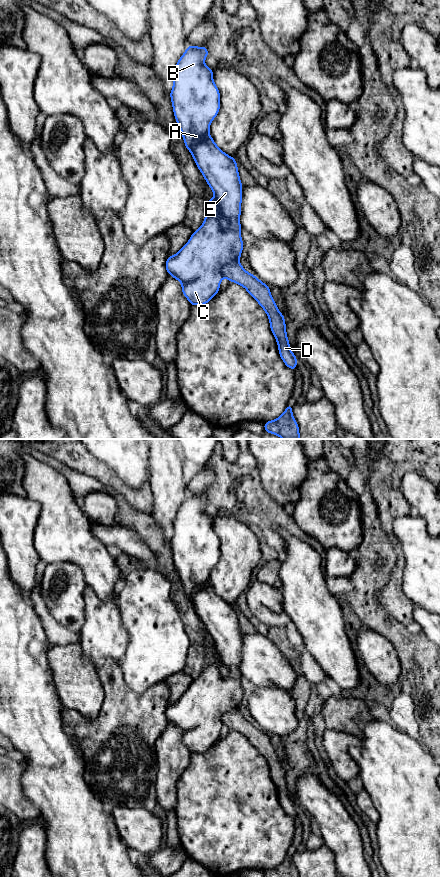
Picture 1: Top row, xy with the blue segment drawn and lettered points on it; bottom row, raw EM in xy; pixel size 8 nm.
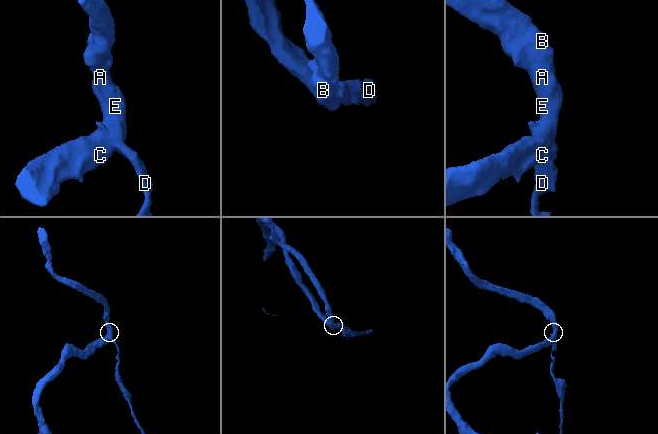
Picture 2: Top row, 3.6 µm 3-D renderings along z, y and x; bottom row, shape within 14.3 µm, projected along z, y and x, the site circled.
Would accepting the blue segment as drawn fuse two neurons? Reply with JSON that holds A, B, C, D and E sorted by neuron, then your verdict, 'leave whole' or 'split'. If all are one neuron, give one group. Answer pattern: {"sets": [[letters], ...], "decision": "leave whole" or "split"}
{"sets": [["A", "B", "C", "E"], ["D"]], "decision": "split"}

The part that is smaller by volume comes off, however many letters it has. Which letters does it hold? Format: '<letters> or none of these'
D

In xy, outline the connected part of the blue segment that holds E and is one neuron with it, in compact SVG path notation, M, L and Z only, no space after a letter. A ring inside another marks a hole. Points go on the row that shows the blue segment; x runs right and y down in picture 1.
M188 45L176 64L174 84L170 92L174 116L185 146L191 152L216 199L208 199L204 223L192 233L190 240L174 256L167 258L165 263L168 274L180 281L182 293L192 306L205 305L219 292L223 278L222 268L234 260L239 260L243 250L240 235L242 227L239 222L243 185L237 162L234 157L225 154L209 134L210 124L220 110L220 92L213 81L213 70L204 64L208 55L210 54L205 46ZM217 205L228 223L226 229L222 228L218 220Z

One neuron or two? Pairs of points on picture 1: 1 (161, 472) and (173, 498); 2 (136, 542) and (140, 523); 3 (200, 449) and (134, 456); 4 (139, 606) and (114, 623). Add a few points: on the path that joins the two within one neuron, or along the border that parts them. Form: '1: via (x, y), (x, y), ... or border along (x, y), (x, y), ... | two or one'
1: via (165, 478), (169, 492) | one
2: border along (117, 524), (132, 529), (153, 553) | two
3: border along (177, 449), (182, 460) | two
4: border along (115, 598), (128, 641) | two

